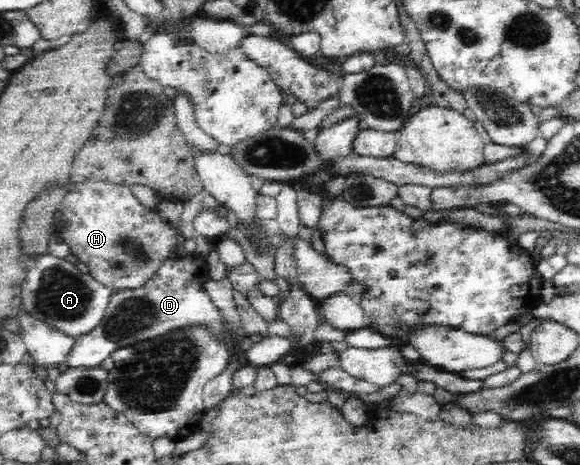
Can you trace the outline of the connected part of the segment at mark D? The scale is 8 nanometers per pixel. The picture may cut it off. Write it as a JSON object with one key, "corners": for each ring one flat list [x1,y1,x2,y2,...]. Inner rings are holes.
{"corners":[[194,254,186,258,174,256,159,267,159,270,142,287,114,291,104,319,90,332,75,338,72,349,66,355,70,368,100,366,116,348,128,343,152,339,188,325,206,323,216,334,224,325,221,311,214,307,210,296,204,292,203,283,209,271,206,261]]}

